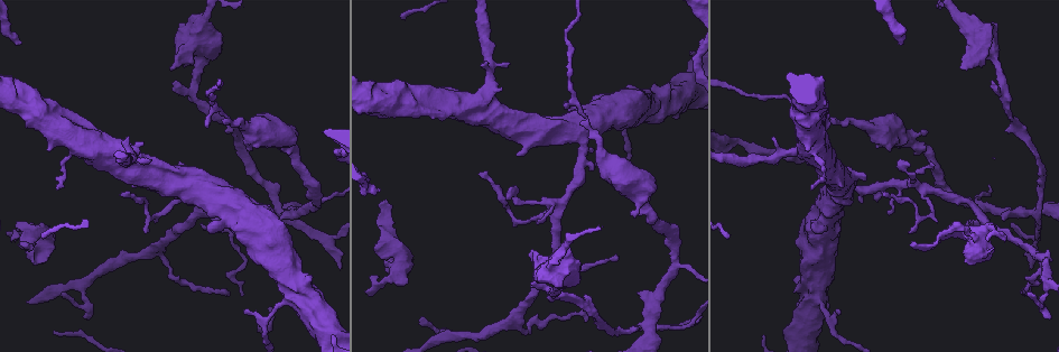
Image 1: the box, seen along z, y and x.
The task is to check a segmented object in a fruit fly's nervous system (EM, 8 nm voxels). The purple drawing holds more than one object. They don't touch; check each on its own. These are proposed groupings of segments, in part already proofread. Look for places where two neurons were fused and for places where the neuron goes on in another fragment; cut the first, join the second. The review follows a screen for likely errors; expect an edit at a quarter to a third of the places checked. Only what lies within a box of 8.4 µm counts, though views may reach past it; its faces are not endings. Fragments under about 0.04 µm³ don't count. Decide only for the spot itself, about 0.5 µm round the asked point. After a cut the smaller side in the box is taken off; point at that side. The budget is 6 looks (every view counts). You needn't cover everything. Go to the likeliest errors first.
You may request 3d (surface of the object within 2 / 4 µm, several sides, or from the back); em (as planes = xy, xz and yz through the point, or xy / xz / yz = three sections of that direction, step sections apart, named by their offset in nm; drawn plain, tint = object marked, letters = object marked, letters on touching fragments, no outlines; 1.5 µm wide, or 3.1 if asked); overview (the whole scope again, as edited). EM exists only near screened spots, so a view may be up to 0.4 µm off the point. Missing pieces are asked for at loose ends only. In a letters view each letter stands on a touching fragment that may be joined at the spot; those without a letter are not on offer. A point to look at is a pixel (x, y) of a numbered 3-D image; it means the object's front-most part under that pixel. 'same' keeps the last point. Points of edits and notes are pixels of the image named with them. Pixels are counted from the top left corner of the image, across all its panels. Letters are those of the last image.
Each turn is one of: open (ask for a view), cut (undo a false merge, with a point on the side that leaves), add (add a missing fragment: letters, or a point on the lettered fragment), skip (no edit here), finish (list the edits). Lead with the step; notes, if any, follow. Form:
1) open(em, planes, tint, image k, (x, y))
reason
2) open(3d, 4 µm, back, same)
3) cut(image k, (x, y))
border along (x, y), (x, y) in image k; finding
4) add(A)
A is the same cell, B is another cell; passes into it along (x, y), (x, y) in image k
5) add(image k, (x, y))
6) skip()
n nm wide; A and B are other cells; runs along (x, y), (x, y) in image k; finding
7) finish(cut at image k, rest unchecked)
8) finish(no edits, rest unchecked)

open(em, xz, step 8, tint, image 1, (290, 210))
sharp bend

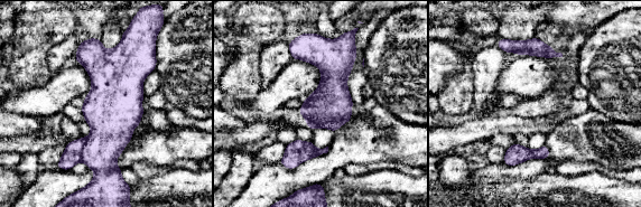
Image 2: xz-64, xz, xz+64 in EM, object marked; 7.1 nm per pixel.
open(em, planes, letters, same)

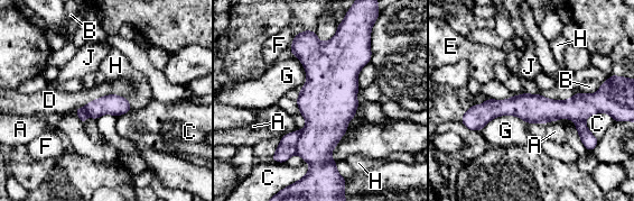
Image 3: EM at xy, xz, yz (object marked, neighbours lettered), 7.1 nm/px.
cut(image 3, (287, 148))
A, B, C, D, E, F, G, H and J are other cells; border along (299, 131), (296, 153) in image 3; two neurons meet here

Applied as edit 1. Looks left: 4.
open(overview)
see it whole again

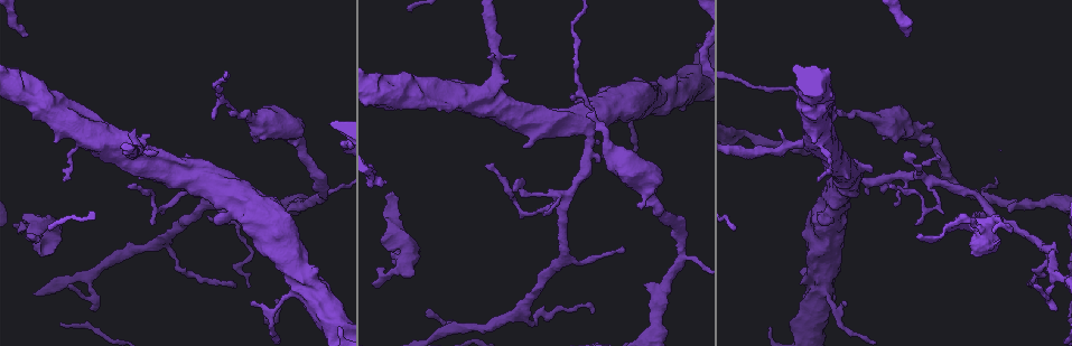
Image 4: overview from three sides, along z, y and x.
open(3d, 4 µm, back, image 4, (390, 194))
an open end

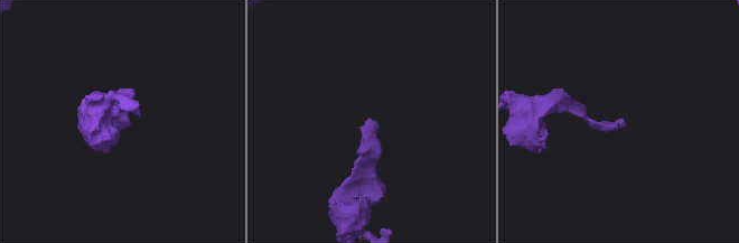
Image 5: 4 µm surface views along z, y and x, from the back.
open(em, planes, letters, image 5, (373, 122))

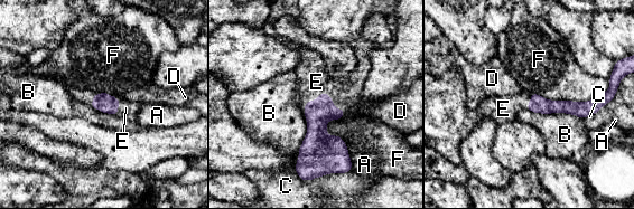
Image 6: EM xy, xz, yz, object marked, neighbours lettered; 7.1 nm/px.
add(E)
E is the same cell, A, B, C, D and F are other cells; passes into it along (318, 112), (327, 93), (316, 82) in image 6; it goes on there

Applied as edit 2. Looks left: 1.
finish(cut at image 3, add at image 6, rest unchecked)

